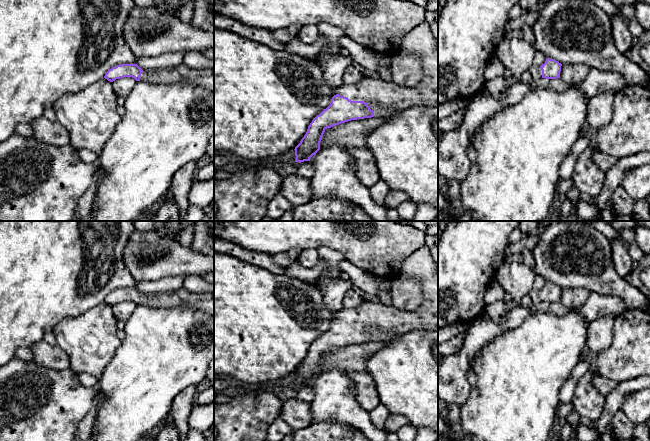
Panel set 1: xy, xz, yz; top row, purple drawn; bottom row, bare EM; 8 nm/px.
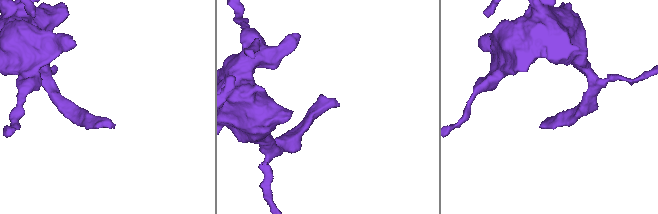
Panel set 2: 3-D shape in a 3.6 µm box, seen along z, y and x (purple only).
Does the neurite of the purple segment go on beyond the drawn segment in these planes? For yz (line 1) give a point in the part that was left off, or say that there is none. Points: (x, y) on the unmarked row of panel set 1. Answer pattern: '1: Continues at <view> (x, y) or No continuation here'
1: Continues at yz (533, 297)

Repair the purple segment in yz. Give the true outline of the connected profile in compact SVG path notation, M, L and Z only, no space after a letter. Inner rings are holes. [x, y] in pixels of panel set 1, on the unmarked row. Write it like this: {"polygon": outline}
{"polygon": "M547 282L540 291L531 289L522 299L523 307L532 307L538 303L560 302L562 288L554 283Z"}

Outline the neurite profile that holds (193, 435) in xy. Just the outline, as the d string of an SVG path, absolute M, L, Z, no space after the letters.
M189 428L186 441L205 441L204 432Z

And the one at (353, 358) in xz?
M371 341L351 344L327 352L322 360L320 373L333 368L350 373L366 371L368 359L387 344L388 342L384 341Z

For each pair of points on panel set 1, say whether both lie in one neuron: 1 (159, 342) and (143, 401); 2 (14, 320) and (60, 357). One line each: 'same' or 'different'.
1: same
2: different

